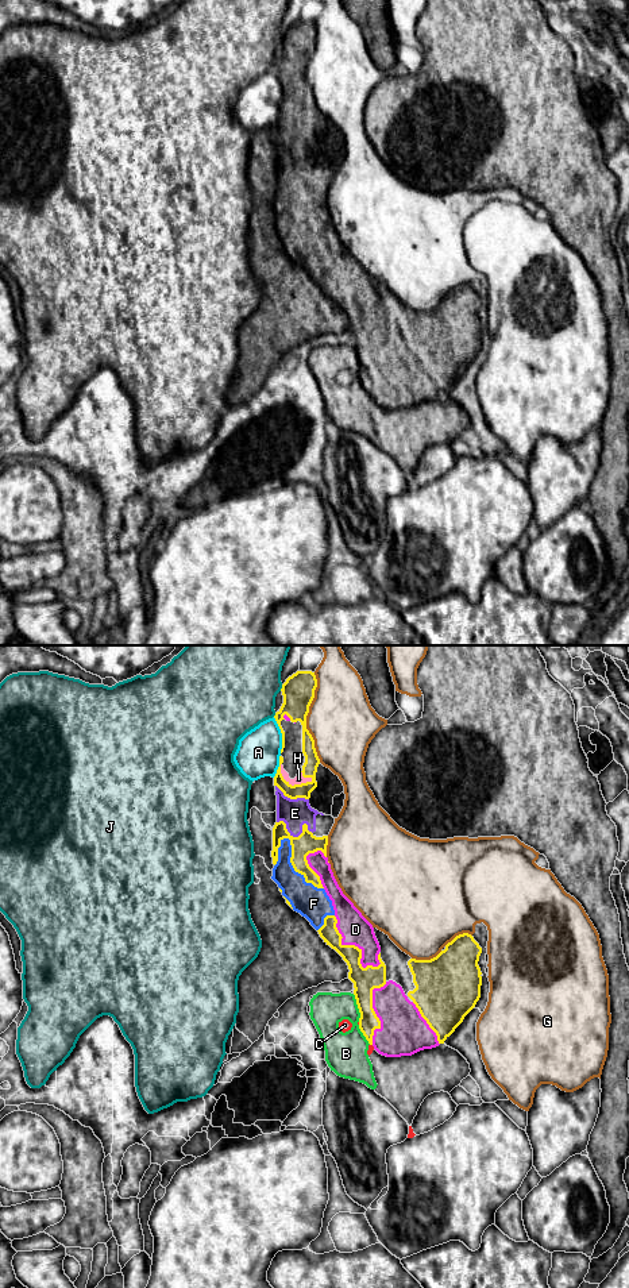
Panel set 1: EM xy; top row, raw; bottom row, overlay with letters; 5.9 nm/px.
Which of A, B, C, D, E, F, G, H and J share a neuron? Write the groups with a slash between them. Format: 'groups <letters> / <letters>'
groups A / B C / D E F H / G / J

